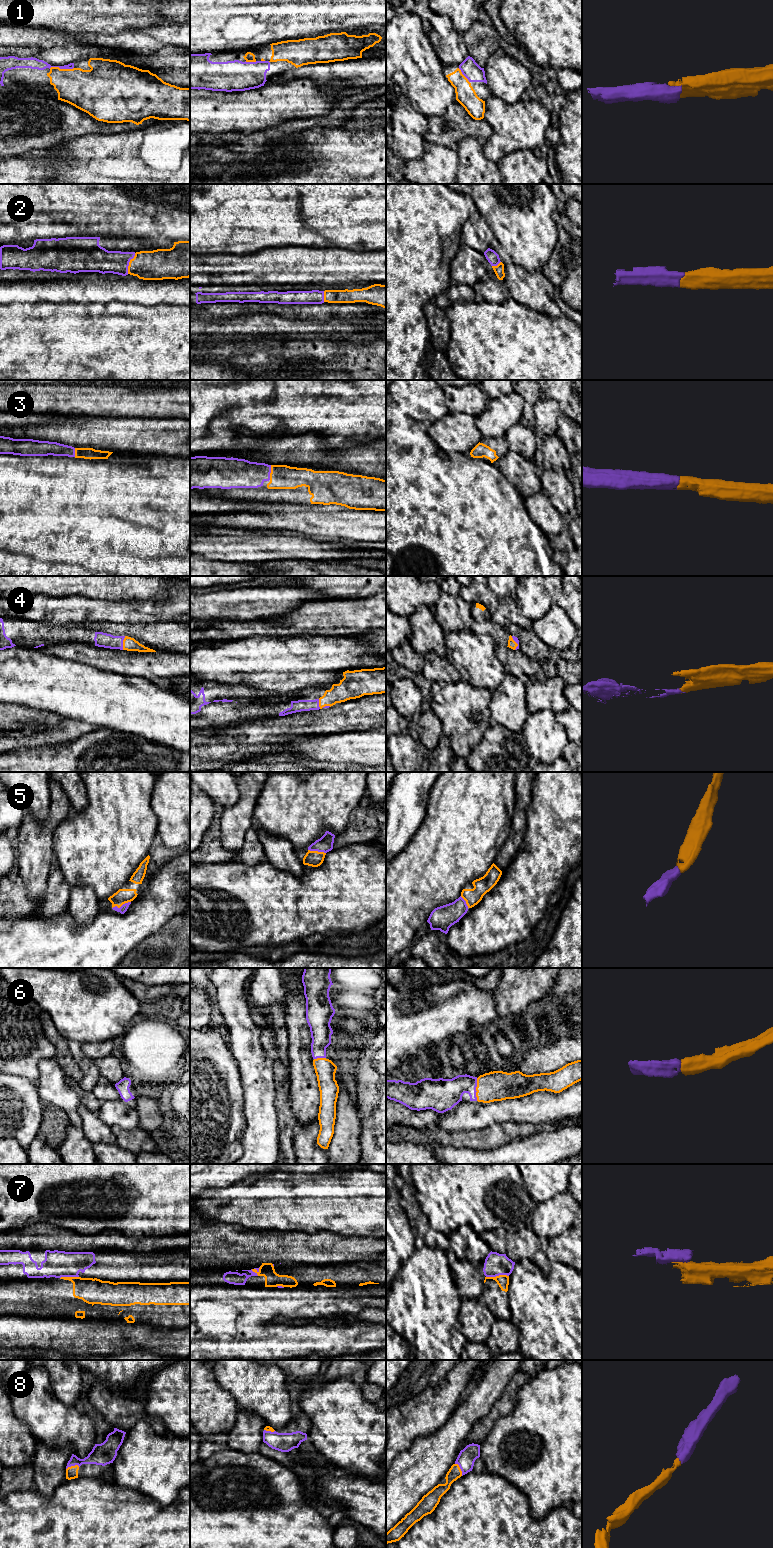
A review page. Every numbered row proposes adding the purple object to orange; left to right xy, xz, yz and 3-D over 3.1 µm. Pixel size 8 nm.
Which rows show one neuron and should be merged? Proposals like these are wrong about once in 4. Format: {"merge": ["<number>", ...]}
{"merge": ["1", "2", "3", "4", "5", "6", "8"]}

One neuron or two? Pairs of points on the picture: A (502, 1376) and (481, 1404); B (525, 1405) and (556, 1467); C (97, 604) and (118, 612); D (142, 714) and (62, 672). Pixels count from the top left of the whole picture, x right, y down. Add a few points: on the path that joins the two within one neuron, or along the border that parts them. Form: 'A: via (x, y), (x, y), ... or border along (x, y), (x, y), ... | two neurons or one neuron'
A: via (495, 1383), (482, 1397) | one neuron
B: via (540, 1420), (556, 1436), (556, 1452) | one neuron
C: via (102, 609), (104, 611), (113, 611) | one neuron
D: via (122, 703), (97, 698), (82, 692) | one neuron

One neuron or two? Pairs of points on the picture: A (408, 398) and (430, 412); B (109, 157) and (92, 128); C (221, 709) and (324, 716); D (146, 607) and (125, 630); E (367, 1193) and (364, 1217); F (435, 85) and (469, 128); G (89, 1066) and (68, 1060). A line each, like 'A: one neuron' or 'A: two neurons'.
A: one neuron
B: two neurons
C: two neurons
D: two neurons
E: one neuron
F: two neurons
G: two neurons

